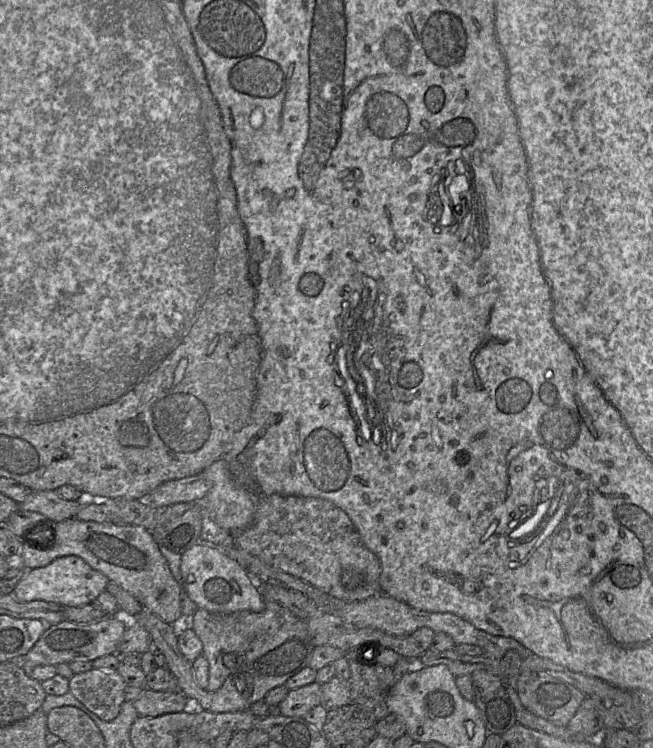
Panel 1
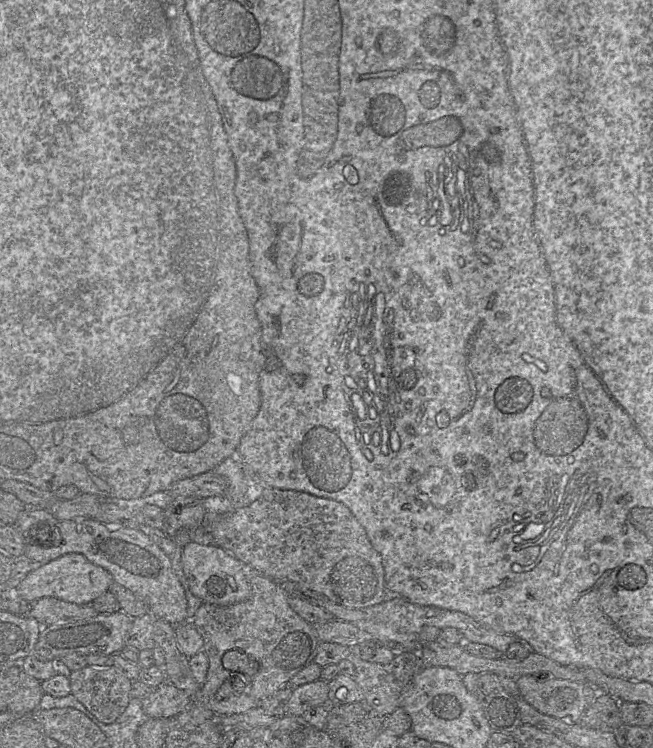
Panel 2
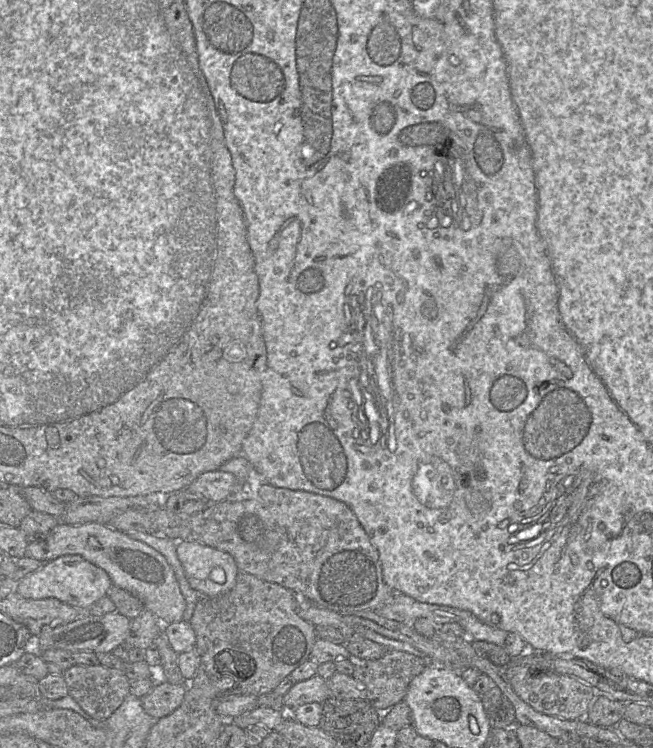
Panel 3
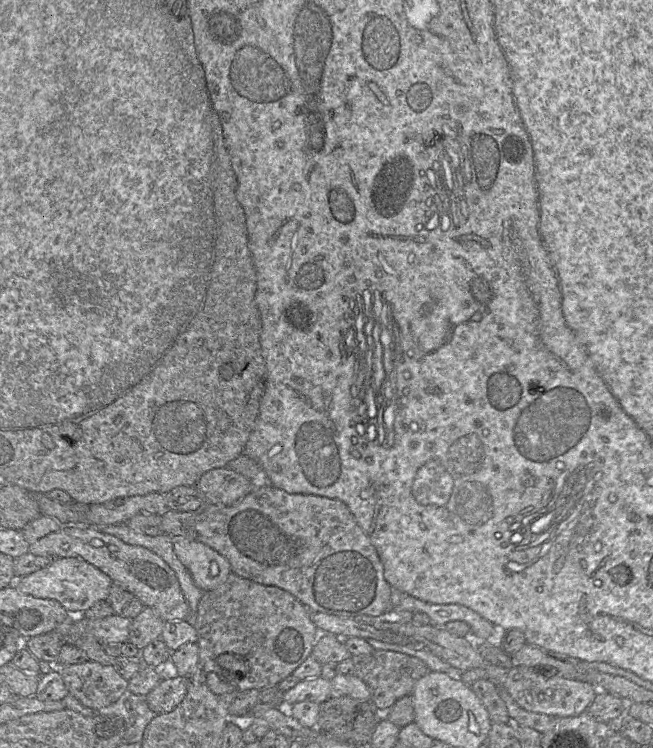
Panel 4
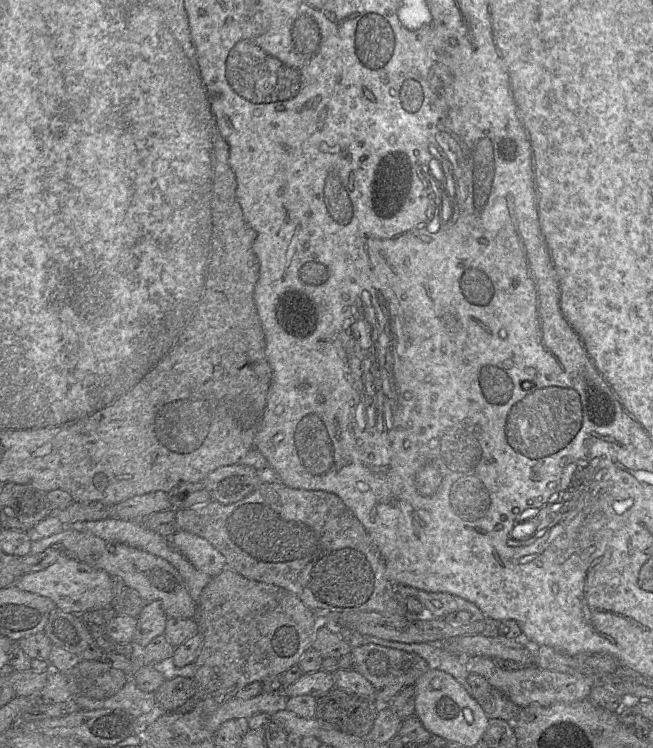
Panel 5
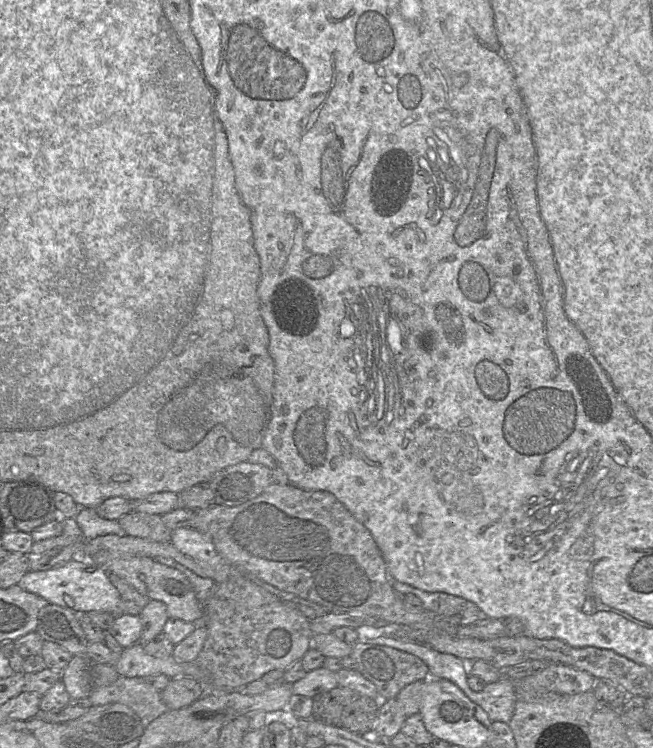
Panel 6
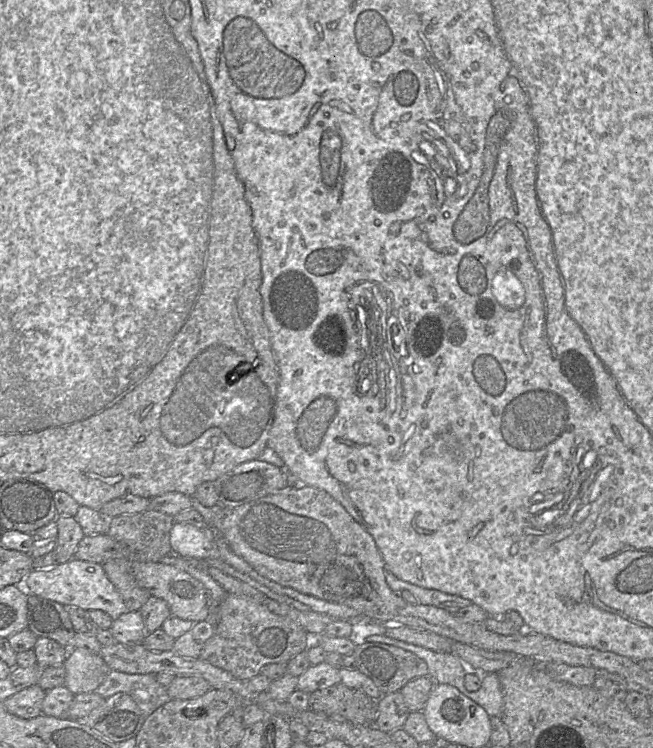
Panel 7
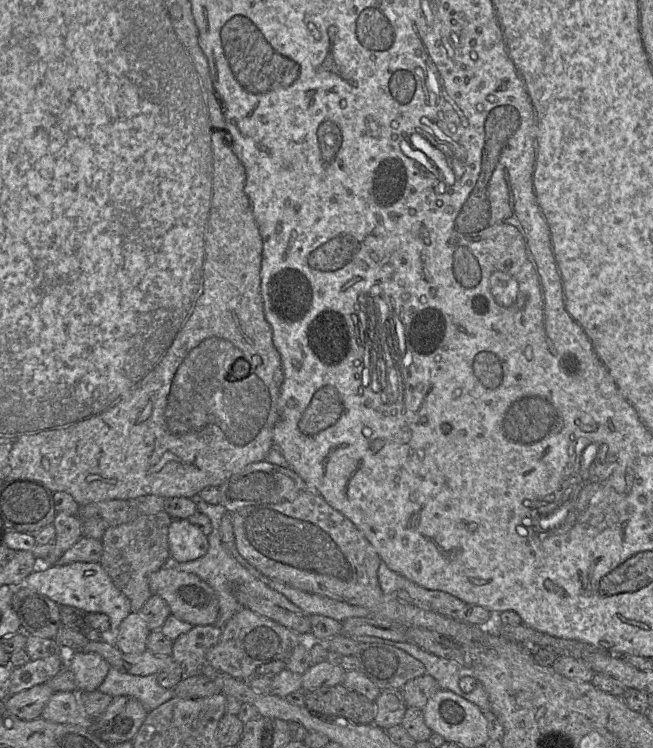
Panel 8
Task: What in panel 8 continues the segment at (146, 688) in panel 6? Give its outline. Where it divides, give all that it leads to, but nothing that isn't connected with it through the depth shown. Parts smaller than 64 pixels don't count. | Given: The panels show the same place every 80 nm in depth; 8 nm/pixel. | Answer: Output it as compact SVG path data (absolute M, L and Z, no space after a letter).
M110 667L98 690L110 696L131 696L137 699L149 713L175 697L173 689L159 685L156 674L147 676L132 675Z

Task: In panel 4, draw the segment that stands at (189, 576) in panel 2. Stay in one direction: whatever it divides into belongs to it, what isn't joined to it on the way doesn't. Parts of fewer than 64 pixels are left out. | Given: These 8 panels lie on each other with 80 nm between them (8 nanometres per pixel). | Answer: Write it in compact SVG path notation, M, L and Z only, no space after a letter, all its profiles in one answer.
M173 538L173 547L195 585L202 591L222 585L231 573L228 560L206 544L186 538Z

